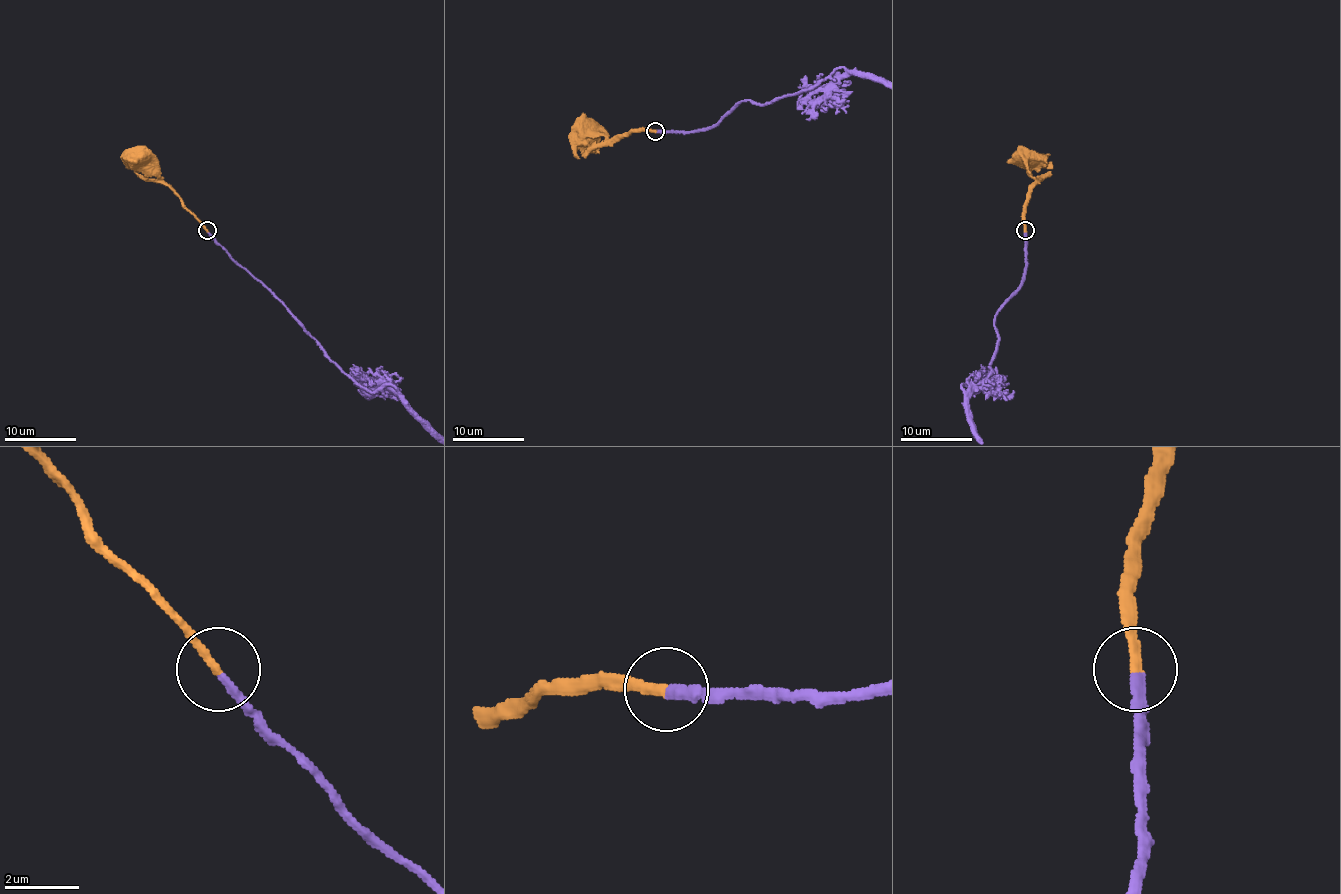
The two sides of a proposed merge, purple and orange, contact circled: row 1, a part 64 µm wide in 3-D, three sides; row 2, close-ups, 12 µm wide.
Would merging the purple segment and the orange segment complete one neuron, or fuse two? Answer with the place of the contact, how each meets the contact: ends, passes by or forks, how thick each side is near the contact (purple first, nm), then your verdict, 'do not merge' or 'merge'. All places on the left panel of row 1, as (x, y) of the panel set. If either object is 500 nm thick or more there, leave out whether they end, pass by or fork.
(207, 230) | purple ends | orange ends | 260/240 nm | merge

